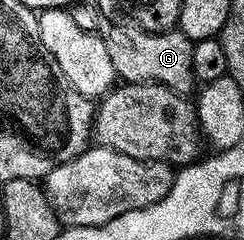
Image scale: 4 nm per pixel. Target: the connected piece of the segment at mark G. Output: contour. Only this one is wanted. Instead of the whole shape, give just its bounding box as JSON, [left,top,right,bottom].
[104,25,196,95]

